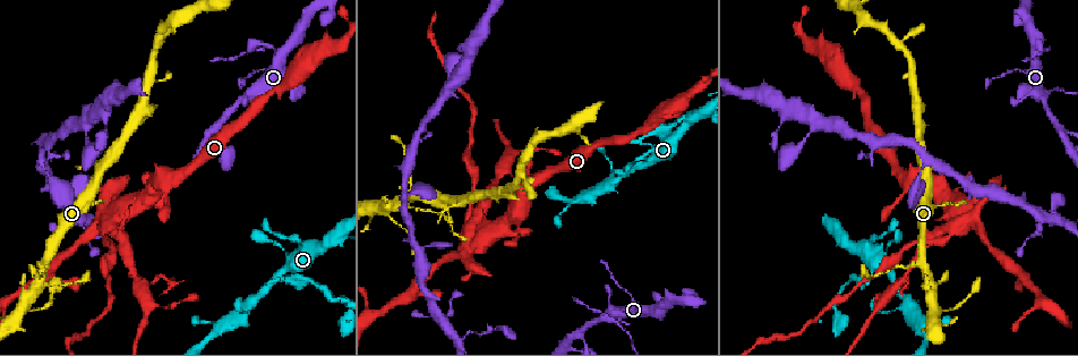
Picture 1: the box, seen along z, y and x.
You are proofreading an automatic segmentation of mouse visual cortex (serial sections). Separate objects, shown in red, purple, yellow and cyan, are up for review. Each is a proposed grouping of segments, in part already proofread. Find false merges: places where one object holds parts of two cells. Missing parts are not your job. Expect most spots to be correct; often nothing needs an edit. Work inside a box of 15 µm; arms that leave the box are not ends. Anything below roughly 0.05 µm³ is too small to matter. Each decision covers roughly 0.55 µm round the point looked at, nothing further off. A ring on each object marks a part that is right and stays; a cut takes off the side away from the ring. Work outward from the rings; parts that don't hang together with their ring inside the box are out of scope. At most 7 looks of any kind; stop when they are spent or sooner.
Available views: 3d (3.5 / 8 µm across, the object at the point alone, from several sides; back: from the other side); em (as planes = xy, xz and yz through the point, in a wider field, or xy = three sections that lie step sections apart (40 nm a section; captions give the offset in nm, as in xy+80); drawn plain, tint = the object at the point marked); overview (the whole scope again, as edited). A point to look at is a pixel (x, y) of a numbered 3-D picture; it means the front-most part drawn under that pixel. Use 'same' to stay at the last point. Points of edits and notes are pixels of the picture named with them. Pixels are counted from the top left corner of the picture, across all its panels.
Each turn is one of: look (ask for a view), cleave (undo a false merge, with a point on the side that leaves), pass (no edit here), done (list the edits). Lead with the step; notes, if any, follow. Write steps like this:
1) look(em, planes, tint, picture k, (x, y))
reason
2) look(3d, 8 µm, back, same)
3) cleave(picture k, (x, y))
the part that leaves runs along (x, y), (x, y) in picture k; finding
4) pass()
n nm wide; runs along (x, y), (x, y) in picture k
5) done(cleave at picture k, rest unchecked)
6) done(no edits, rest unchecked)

look(3d, 3.5 µm, picture 1, (1037, 95))
side arm on a straight run

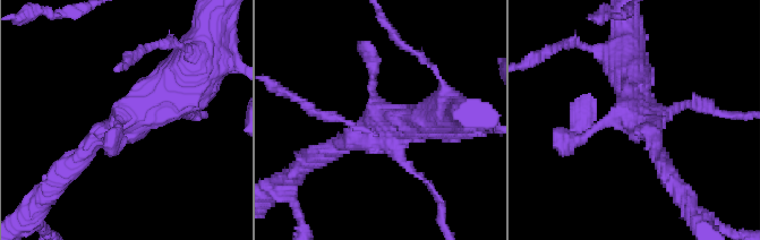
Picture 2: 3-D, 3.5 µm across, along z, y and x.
look(em, xy, step 2, tint, picture 2, (640, 116))
shape alone is not enough

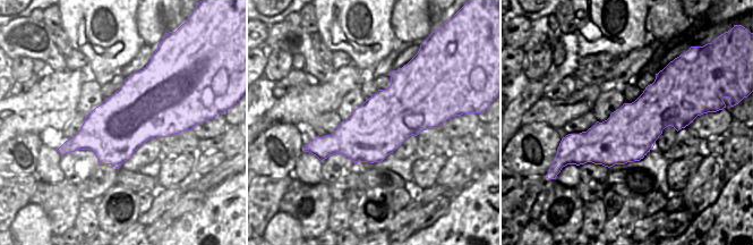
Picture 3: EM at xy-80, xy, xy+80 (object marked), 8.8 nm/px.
pass()
runs along (196, 67), (85, 154) in picture 2; continuous, no second cell

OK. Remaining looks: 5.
look(3d, 3.5 µm, picture 1, (274, 49))
abrupt turn

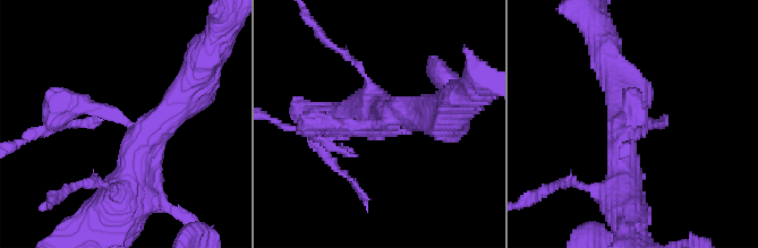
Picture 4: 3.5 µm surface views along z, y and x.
look(em, xy, step 2, tint, picture 4, (380, 123))
3 arms; arms of 250, 450, 450 nm; now the EM

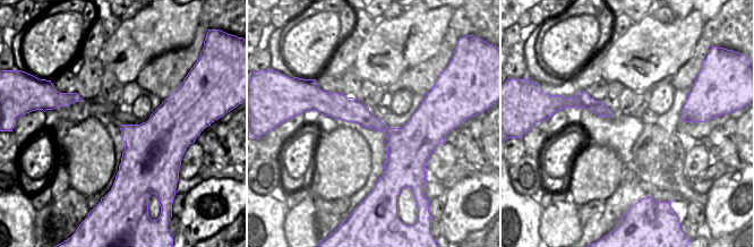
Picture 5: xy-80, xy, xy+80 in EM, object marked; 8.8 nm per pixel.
pass()
runs along (317, 105), (392, 133), (433, 113) in picture 5; all the same cell

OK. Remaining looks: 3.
look(3d, 3.5 µm, picture 1, (920, 259))
three-way junction

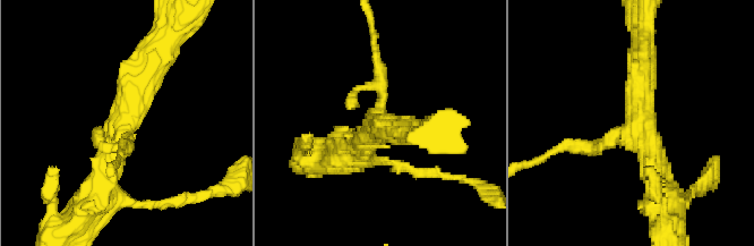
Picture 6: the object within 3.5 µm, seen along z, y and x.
look(em, xy, step 5, tint, picture 6, (119, 121))
now the EM

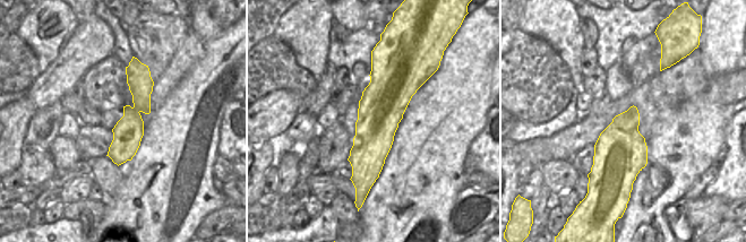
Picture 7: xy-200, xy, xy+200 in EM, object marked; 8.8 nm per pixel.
pass()
runs along (153, 54), (114, 130), (97, 186) in picture 6; all the same cell

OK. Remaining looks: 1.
done(no edits, rest unchecked)

